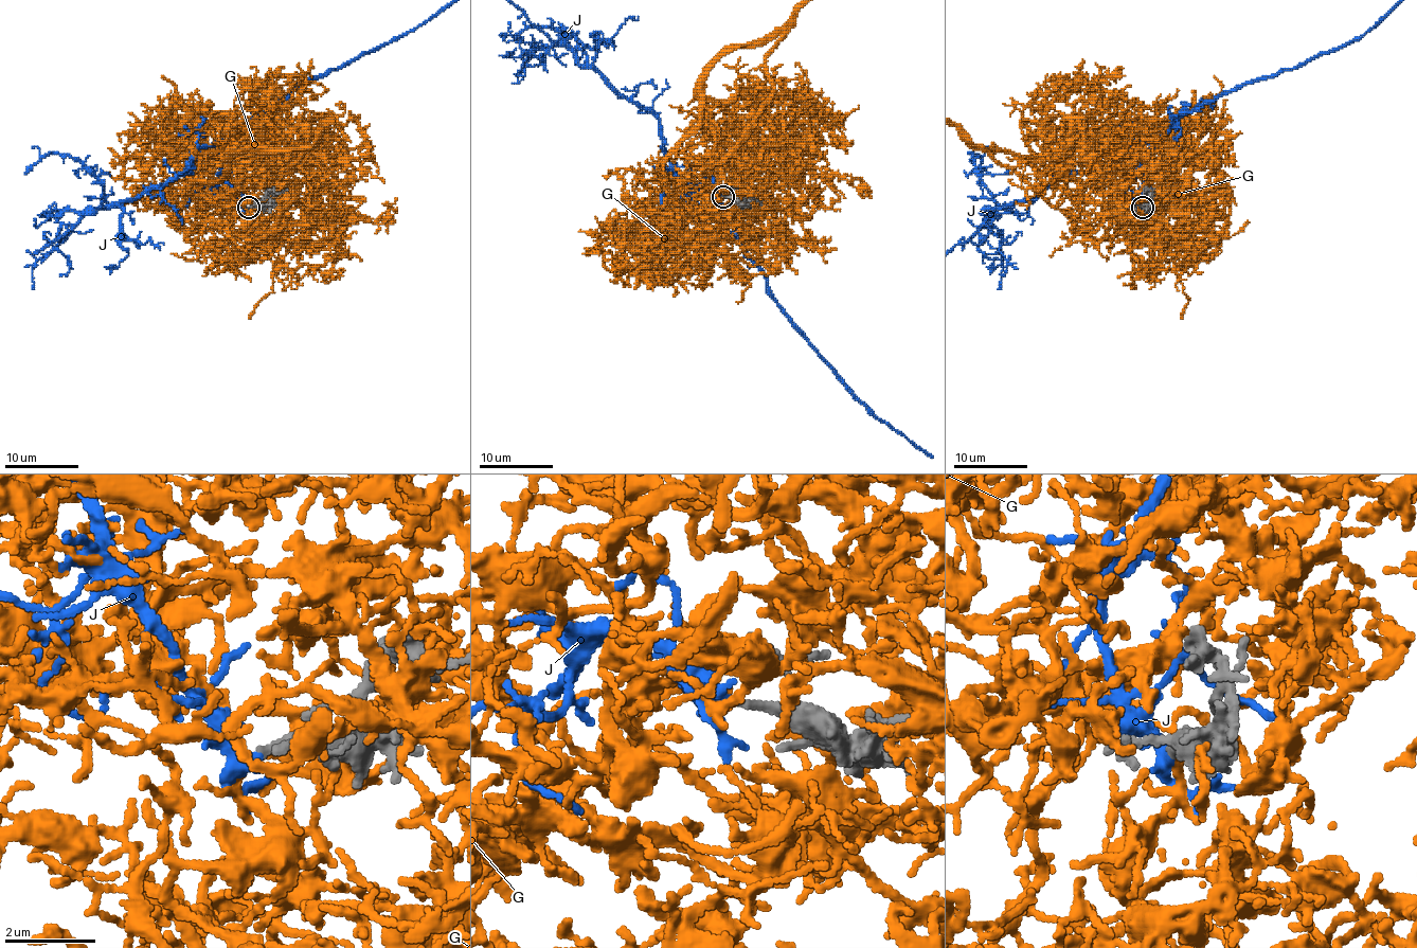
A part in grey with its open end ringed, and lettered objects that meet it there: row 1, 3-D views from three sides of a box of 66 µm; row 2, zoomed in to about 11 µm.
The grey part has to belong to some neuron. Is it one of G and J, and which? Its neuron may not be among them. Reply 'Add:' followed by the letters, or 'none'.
Add: G

